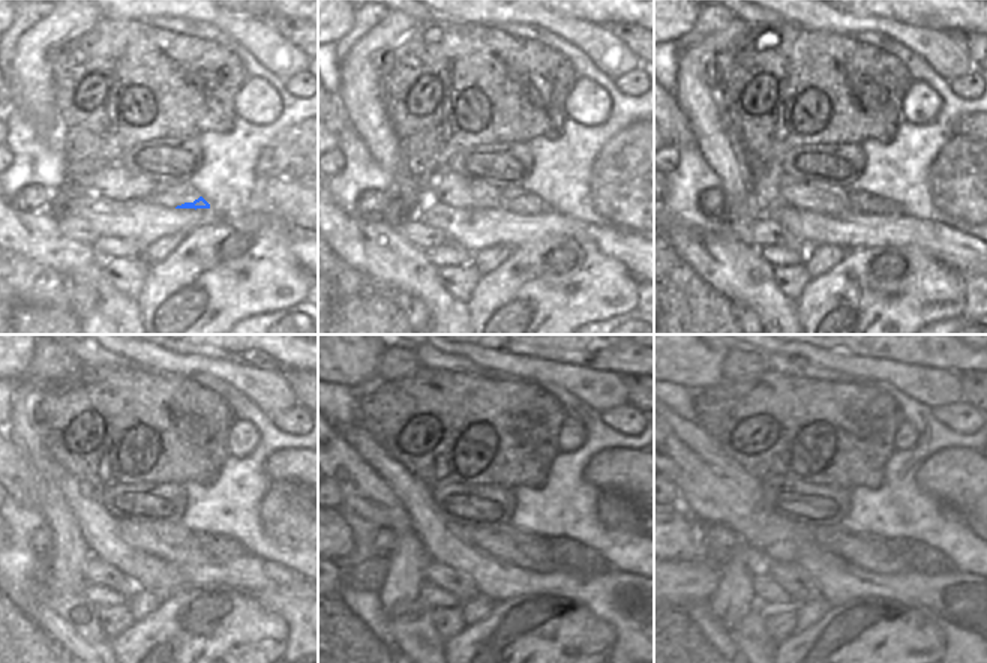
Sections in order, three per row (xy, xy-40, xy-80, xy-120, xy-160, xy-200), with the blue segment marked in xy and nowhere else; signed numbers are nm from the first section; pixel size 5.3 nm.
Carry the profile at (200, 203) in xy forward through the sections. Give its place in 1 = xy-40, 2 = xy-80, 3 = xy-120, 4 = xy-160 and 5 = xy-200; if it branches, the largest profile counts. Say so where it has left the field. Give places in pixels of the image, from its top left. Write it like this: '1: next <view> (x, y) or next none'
1: next xy-40 (533, 206)
2: next xy-80 (870, 204)
3: next xy-120 (219, 548)
4: next xy-160 (570, 554)
5: next xy-200 (921, 558)

